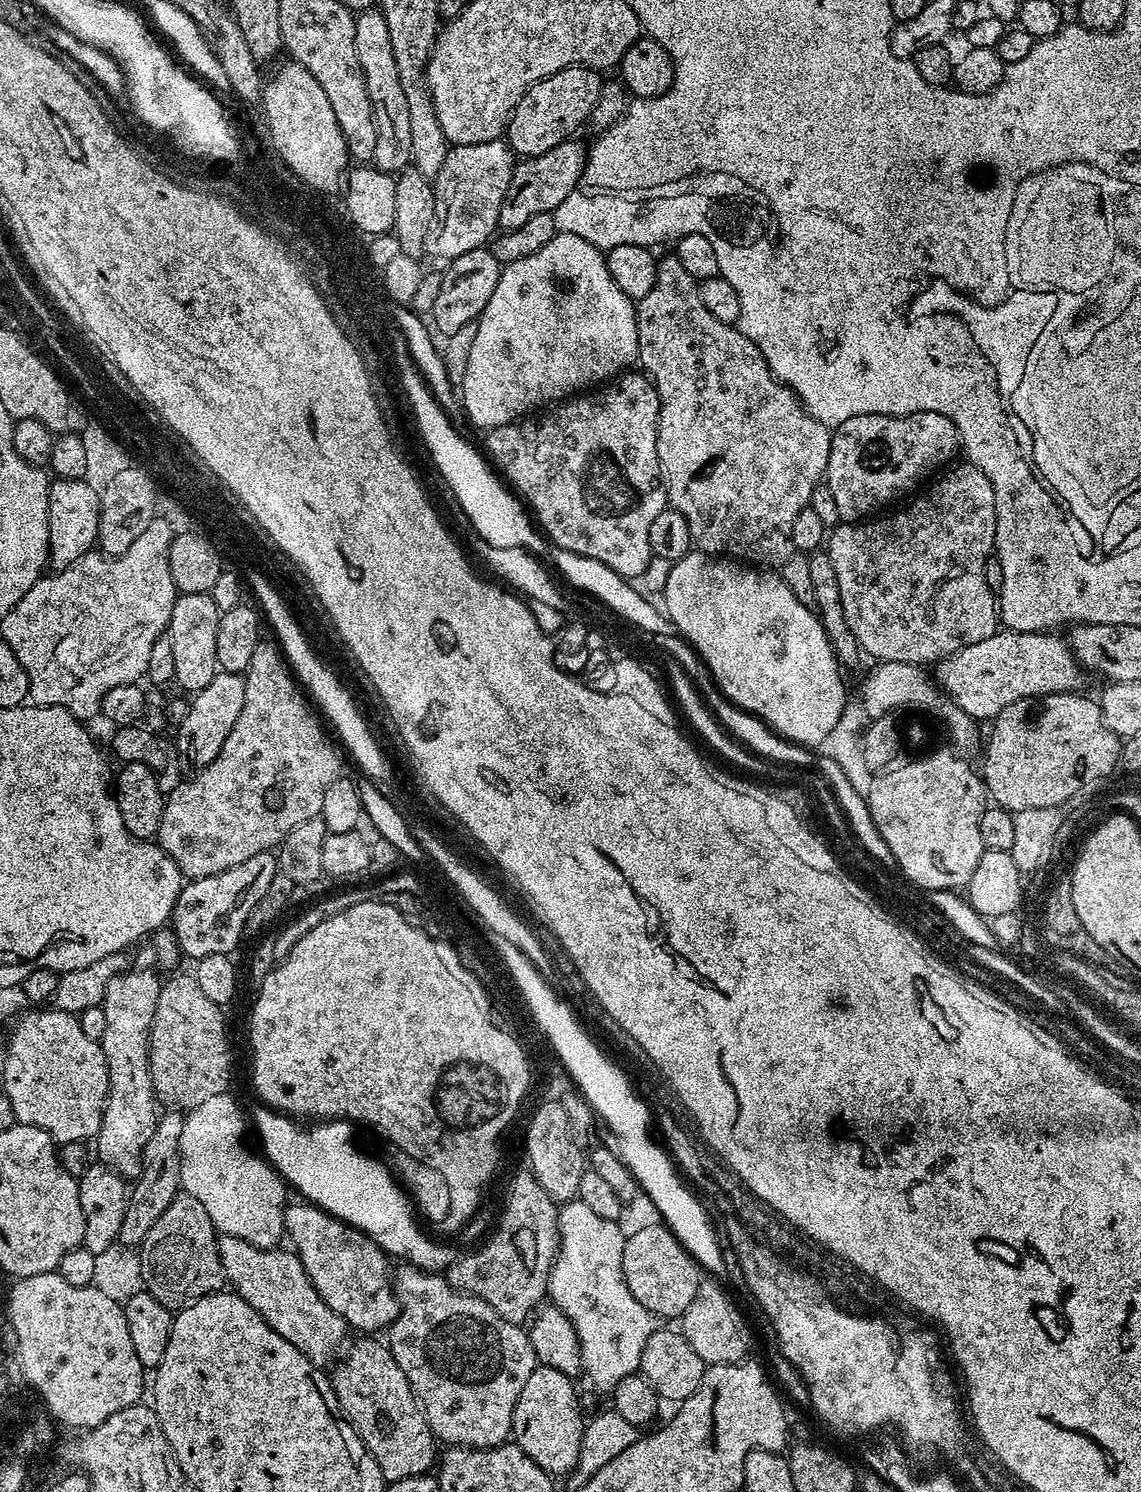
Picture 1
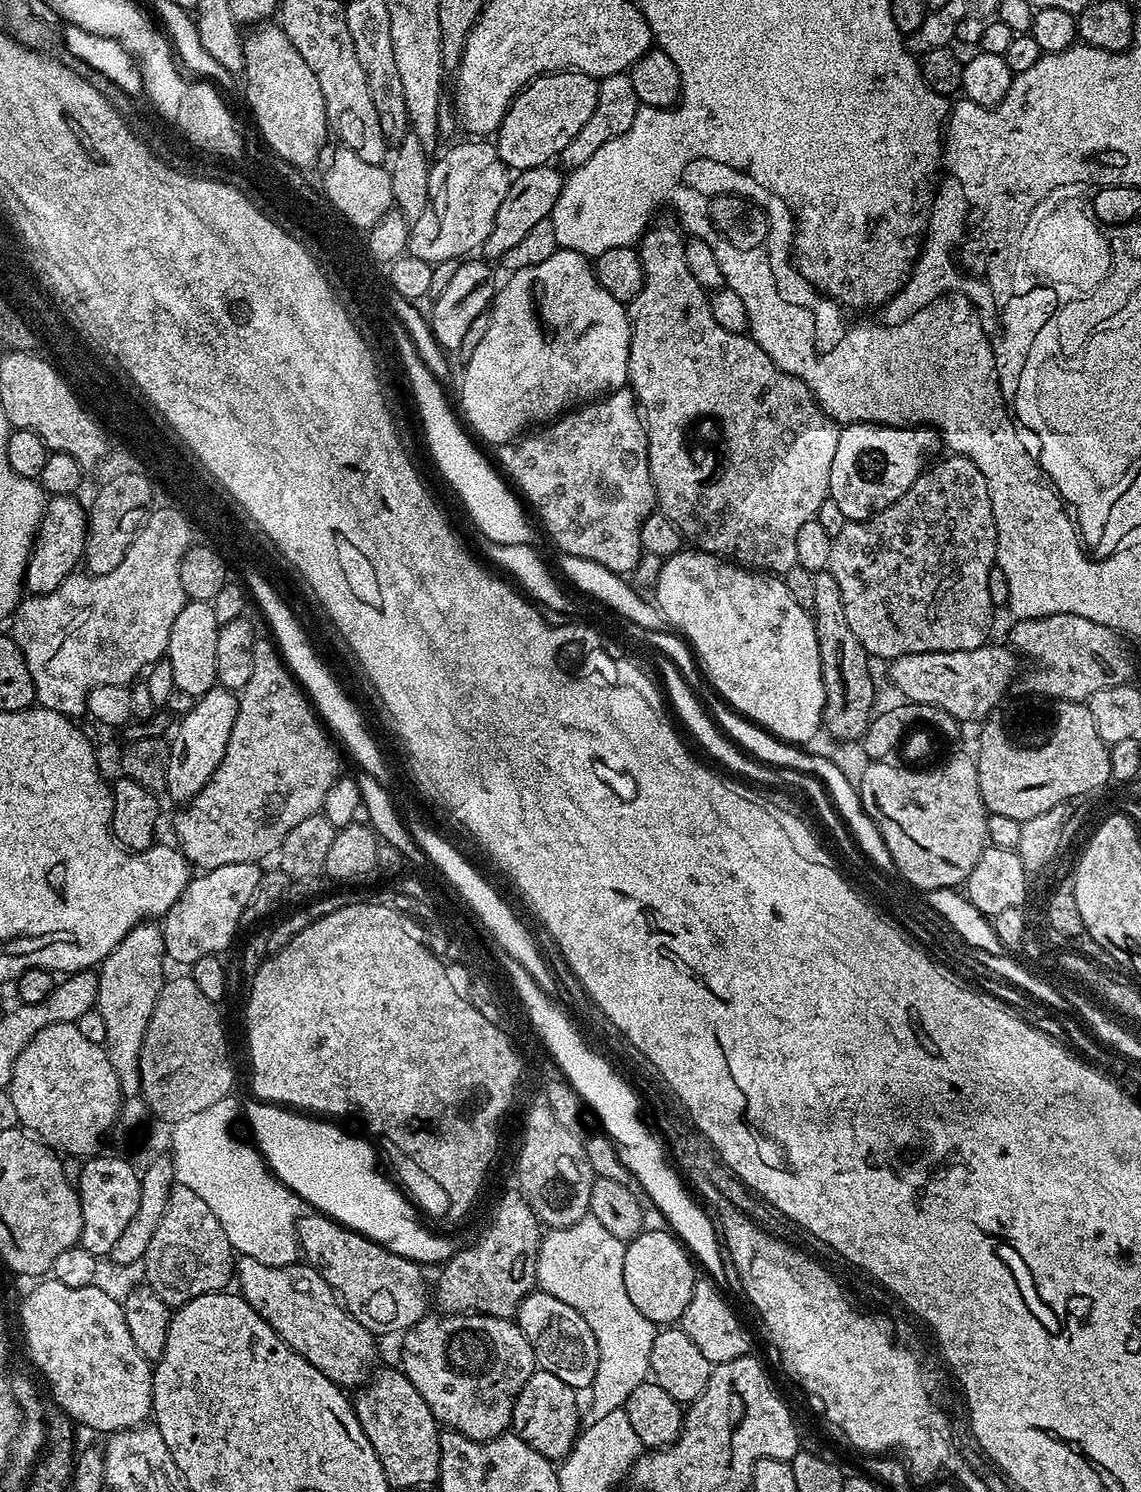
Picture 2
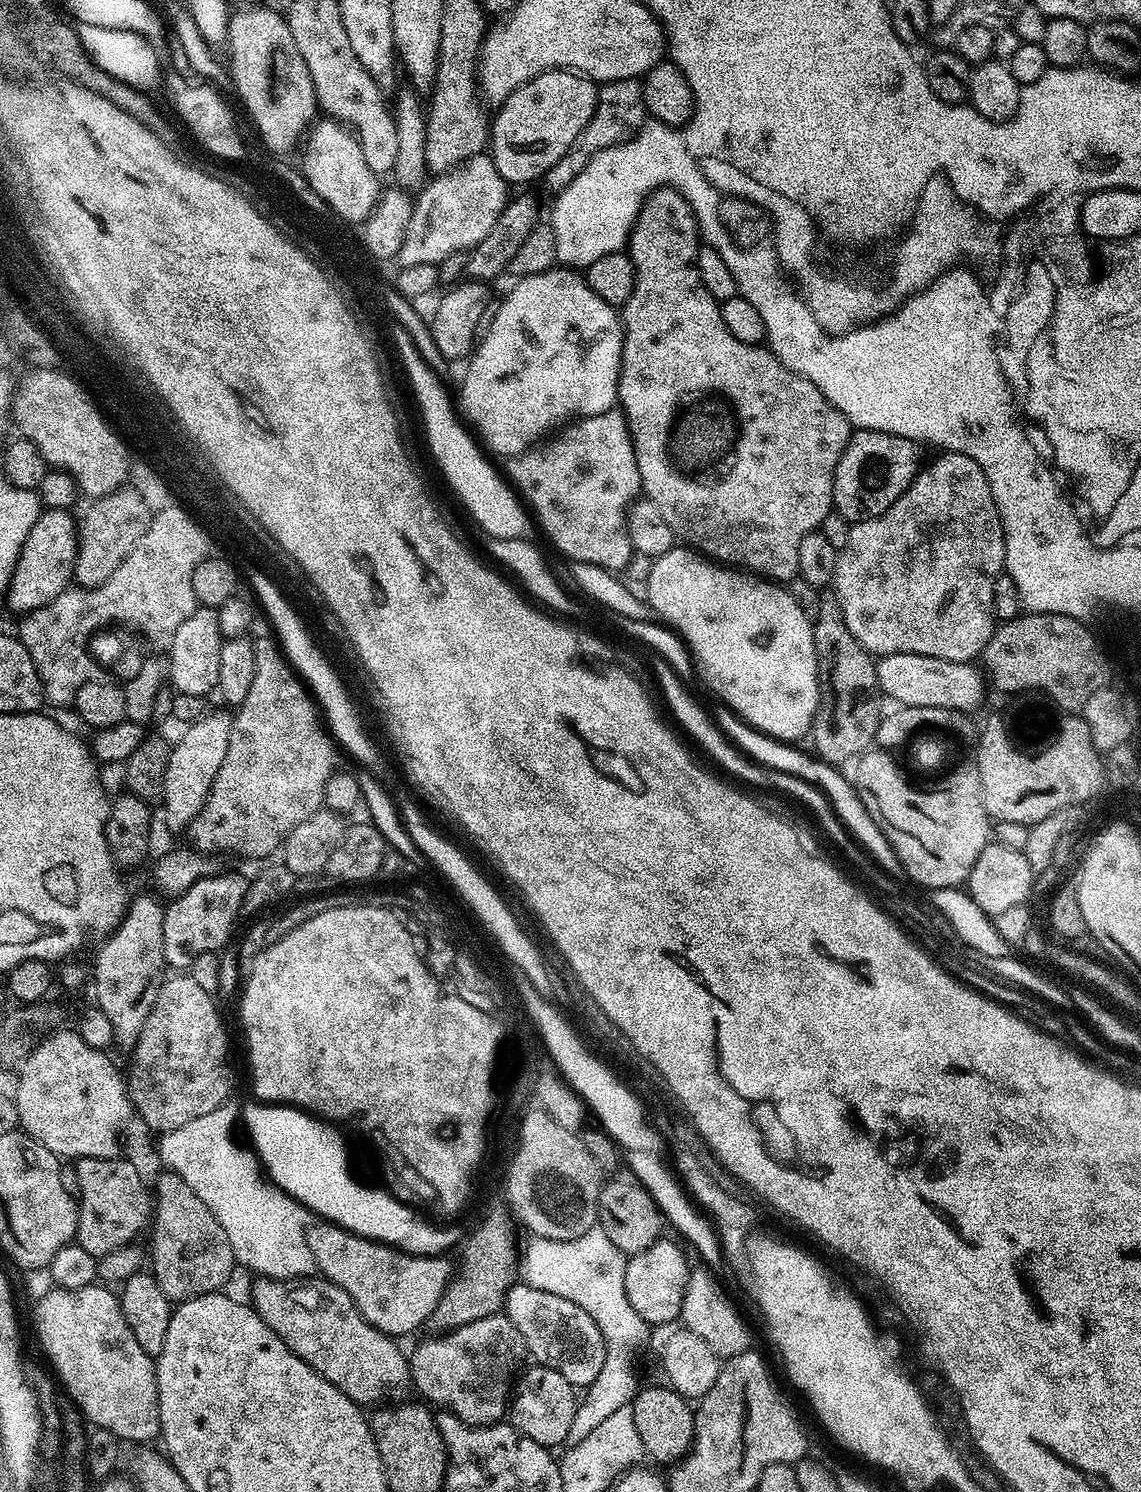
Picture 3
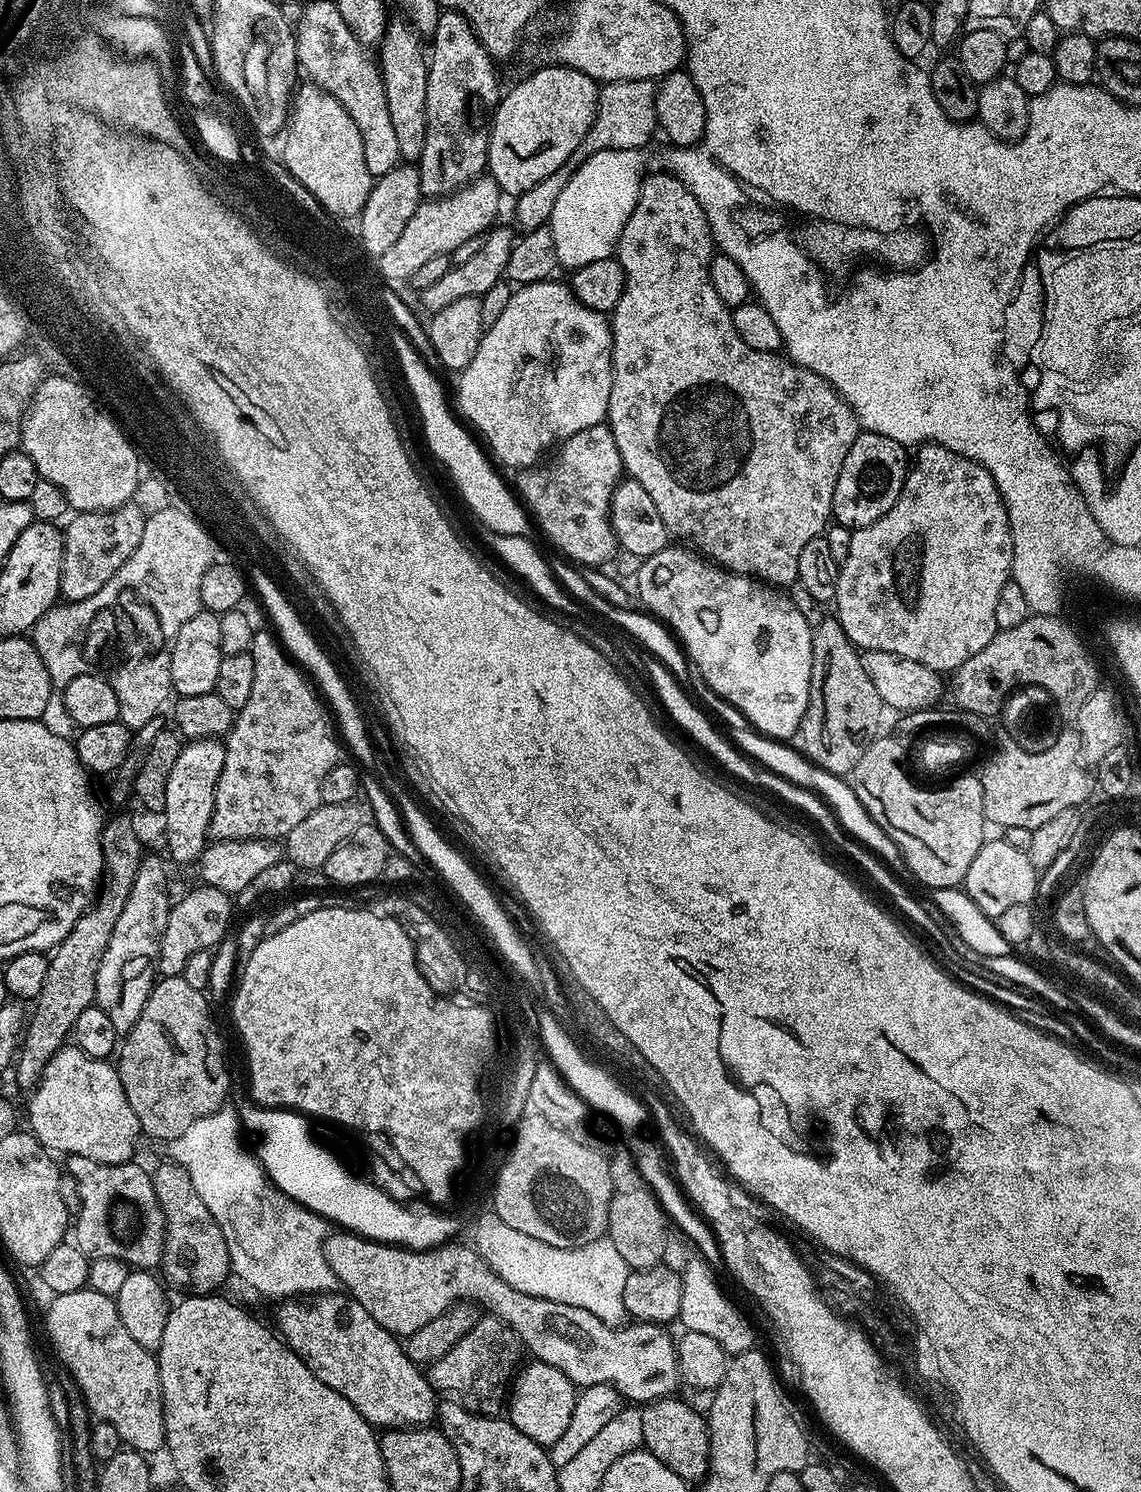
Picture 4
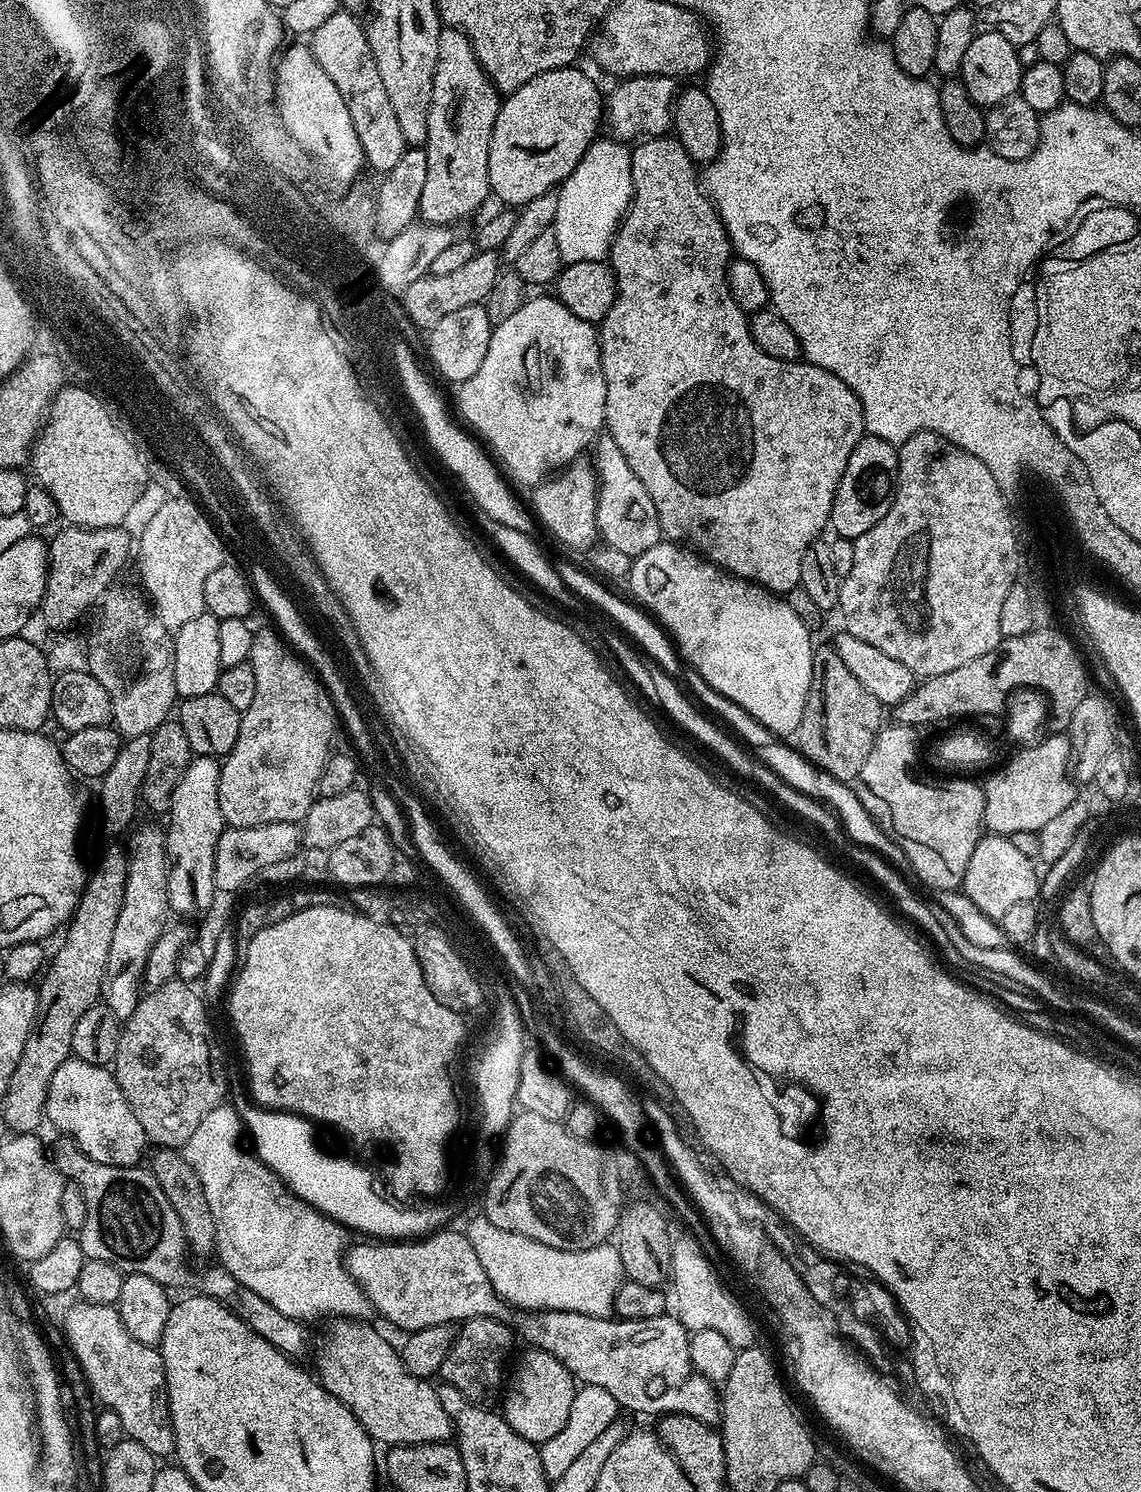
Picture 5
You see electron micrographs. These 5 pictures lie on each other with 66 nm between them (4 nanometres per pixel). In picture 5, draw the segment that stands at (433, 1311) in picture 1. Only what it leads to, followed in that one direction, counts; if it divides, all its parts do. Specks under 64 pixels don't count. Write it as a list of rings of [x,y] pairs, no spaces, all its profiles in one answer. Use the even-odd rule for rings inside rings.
[[[479,1316],[473,1320],[465,1320],[459,1325],[456,1332],[456,1341],[452,1343],[446,1354],[445,1361],[442,1362],[442,1366],[438,1372],[441,1376],[443,1383],[454,1386],[458,1390],[462,1390],[462,1394],[466,1394],[466,1398],[471,1400],[473,1404],[477,1406],[487,1405],[488,1400],[492,1400],[501,1395],[502,1385],[506,1380],[506,1372],[504,1376],[504,1363],[508,1360],[508,1351],[512,1348],[512,1332],[513,1329],[502,1320],[491,1320],[485,1316]]]

